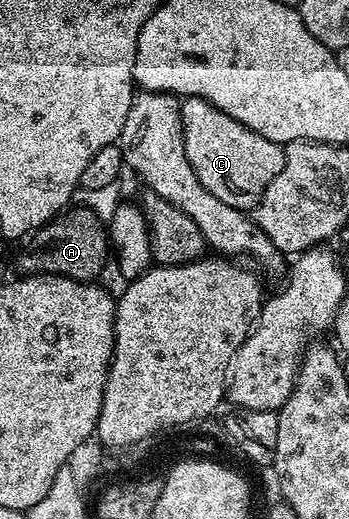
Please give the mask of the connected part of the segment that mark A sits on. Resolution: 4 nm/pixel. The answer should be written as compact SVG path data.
M68 208L35 230L26 242L27 249L19 253L20 274L48 273L74 281L94 282L99 279L107 265L107 257L109 261L109 233L104 218L102 221L91 209L75 208Z

